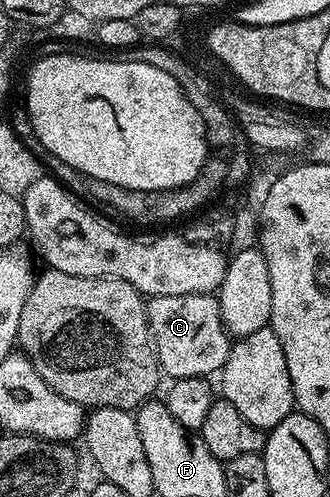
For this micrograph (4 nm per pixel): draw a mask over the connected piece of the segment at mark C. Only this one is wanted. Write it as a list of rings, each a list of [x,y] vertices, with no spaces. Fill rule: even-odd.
[[[176,294],[152,296],[146,300],[146,321],[150,327],[150,339],[158,356],[158,366],[170,375],[171,381],[193,376],[207,378],[221,373],[230,353],[232,337],[222,325],[222,315],[217,295]]]

